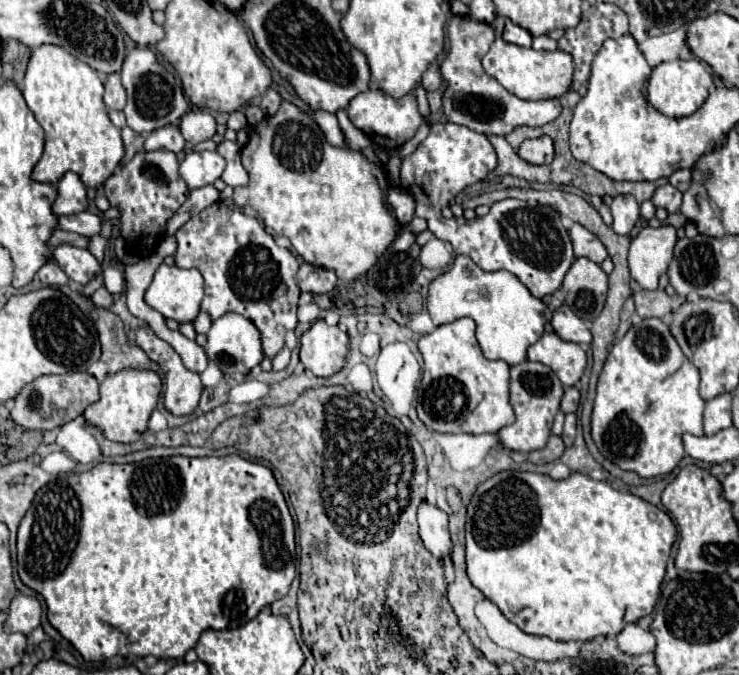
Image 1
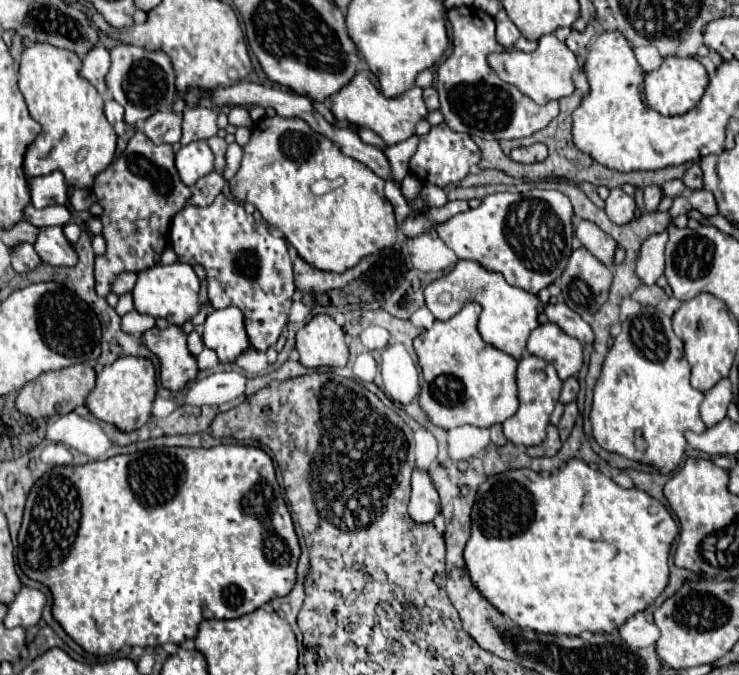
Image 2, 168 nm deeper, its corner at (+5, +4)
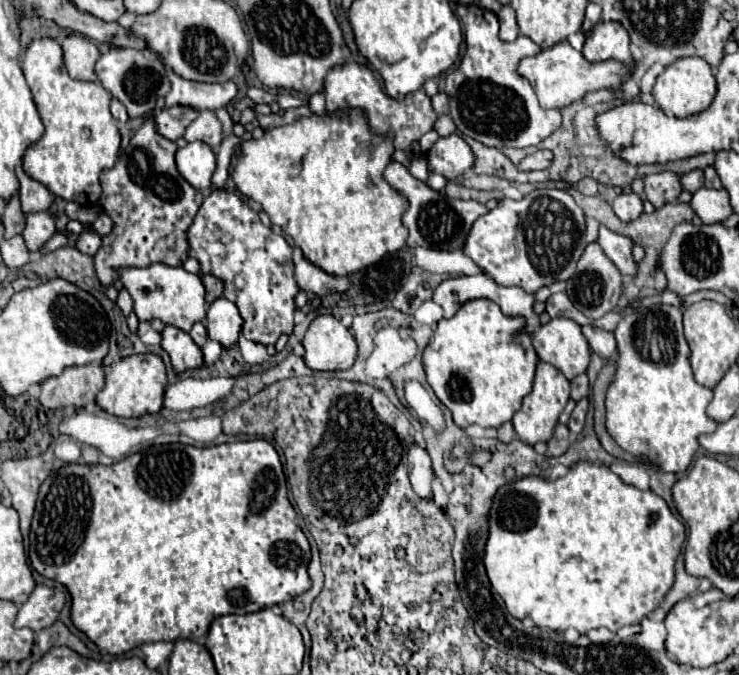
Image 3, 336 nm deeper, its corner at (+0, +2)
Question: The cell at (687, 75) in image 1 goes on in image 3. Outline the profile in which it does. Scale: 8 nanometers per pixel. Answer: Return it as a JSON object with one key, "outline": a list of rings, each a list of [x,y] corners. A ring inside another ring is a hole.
{"outline":[[[679,58],[673,64],[665,68],[663,74],[657,76],[657,82],[653,86],[653,98],[657,106],[667,114],[675,118],[685,118],[691,114],[703,112],[711,100],[715,98],[715,78],[711,74],[711,66],[703,58]]]}

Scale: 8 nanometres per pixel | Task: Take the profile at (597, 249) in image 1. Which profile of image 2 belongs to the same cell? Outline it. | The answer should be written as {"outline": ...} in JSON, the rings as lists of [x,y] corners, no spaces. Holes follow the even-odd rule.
{"outline":[[[582,220],[576,226],[576,238],[582,242],[582,246],[590,254],[594,254],[608,268],[614,266],[614,252],[618,248],[618,244],[616,244],[616,240],[612,236],[602,232],[596,224],[592,224],[590,220]]]}

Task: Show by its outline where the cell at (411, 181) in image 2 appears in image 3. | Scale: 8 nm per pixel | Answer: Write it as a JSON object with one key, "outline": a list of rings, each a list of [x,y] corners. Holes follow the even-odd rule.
{"outline":[[[423,156],[415,158],[415,160],[411,162],[411,166],[409,166],[409,172],[411,172],[417,180],[427,180],[427,166],[425,166],[425,158],[423,158]]]}

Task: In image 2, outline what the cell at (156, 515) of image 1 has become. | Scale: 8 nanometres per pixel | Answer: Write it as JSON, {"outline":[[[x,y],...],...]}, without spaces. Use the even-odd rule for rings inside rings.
{"outline":[[[218,444],[214,448],[152,448],[152,450],[146,450],[146,452],[136,452],[136,454],[122,454],[122,456],[114,456],[114,458],[108,458],[108,460],[102,460],[102,462],[90,462],[90,464],[84,464],[84,466],[54,466],[52,470],[48,470],[34,486],[32,486],[32,492],[28,496],[28,502],[26,502],[26,510],[24,510],[24,520],[22,520],[22,528],[20,528],[20,534],[18,534],[18,564],[22,568],[22,572],[32,578],[32,580],[38,580],[42,584],[46,584],[54,596],[54,606],[52,606],[52,614],[54,618],[60,622],[60,626],[66,630],[66,634],[78,642],[86,652],[95,654],[96,656],[108,656],[120,651],[125,645],[129,646],[162,646],[166,642],[172,642],[172,644],[182,644],[184,640],[188,638],[194,638],[196,632],[198,632],[198,624],[206,618],[240,618],[244,614],[250,614],[258,608],[262,608],[266,602],[270,602],[272,598],[282,598],[286,596],[294,584],[296,584],[296,564],[298,564],[298,558],[300,558],[300,544],[298,544],[298,536],[294,532],[294,524],[292,524],[292,518],[290,518],[290,512],[286,508],[286,502],[282,498],[282,492],[280,492],[280,486],[276,482],[276,474],[274,474],[274,464],[272,464],[272,458],[262,450],[262,448],[256,448],[256,446],[240,446],[240,444]]]}

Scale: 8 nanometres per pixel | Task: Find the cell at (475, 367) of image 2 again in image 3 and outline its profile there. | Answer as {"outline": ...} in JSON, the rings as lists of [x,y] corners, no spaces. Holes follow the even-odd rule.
{"outline":[[[487,298],[465,302],[453,318],[443,318],[437,324],[431,342],[423,350],[423,368],[435,396],[449,408],[453,422],[459,428],[465,430],[471,424],[479,424],[483,428],[499,428],[503,422],[511,420],[513,414],[521,408],[523,398],[531,392],[533,374],[539,360],[531,346],[531,336],[521,334],[523,326],[523,318],[503,316],[501,308]]]}

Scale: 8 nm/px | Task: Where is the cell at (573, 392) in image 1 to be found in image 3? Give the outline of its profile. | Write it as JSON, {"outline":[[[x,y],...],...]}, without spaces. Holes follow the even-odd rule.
{"outline":[[[579,374],[577,378],[571,380],[571,398],[577,402],[581,398],[587,398],[589,394],[589,382],[587,382],[587,374]]]}

